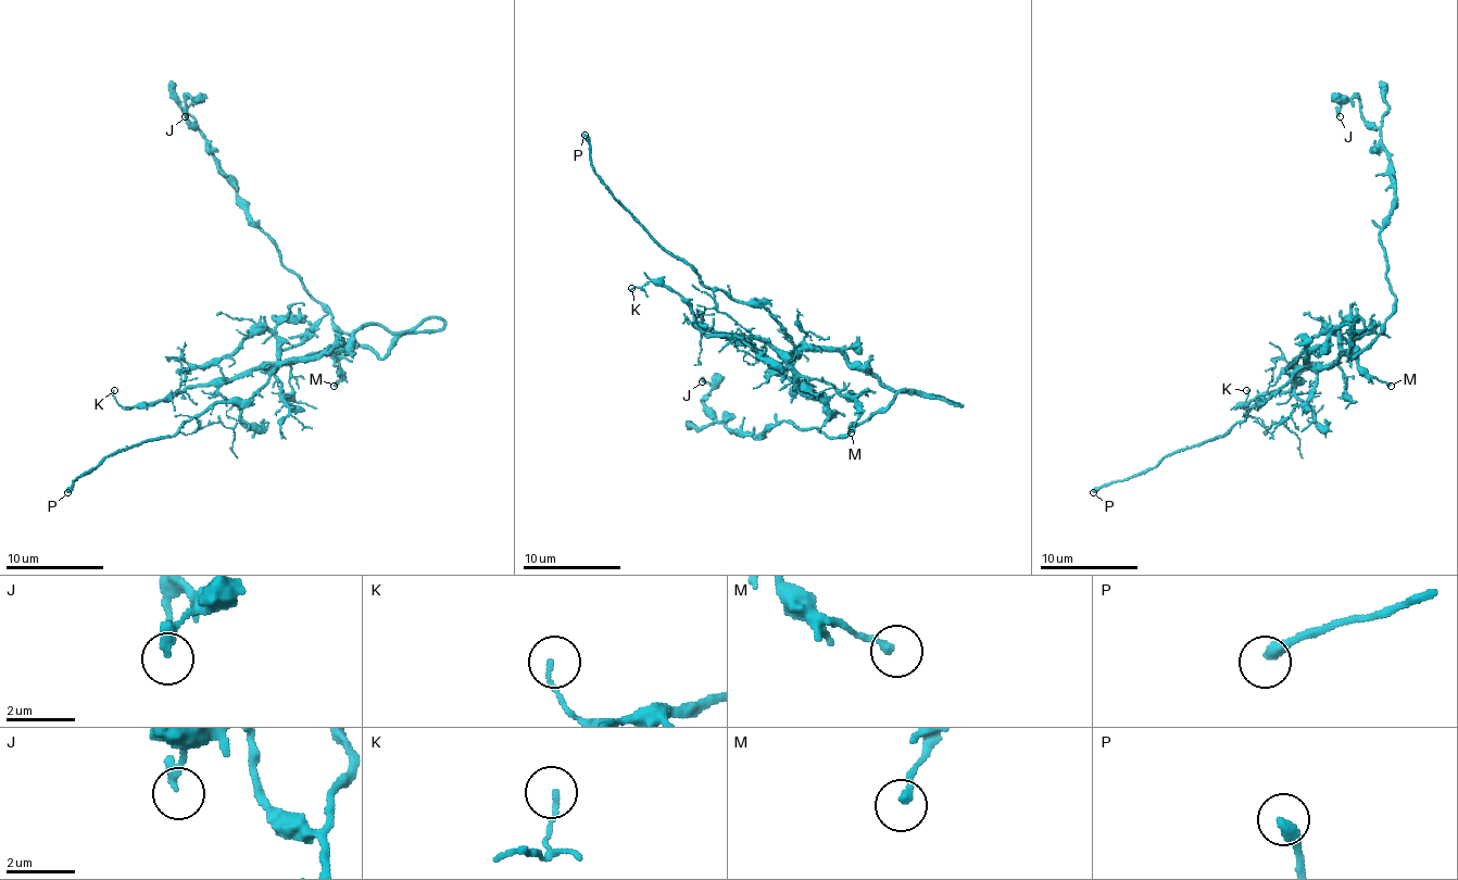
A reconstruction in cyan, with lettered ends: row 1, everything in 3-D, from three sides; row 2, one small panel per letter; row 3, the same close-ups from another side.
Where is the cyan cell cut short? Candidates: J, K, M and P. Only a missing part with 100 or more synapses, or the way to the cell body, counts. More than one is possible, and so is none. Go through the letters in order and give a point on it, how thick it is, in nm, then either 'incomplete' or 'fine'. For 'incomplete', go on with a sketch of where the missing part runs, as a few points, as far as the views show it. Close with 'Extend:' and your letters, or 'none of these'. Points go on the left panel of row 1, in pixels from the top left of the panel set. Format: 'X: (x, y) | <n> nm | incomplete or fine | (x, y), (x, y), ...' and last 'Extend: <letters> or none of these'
J: (185, 116) | 280 nm | fine
K: (114, 390) | 120 nm | fine
M: (334, 386) | 200 nm | fine
P: (67, 492) | 360 nm | incomplete
Extend: P

